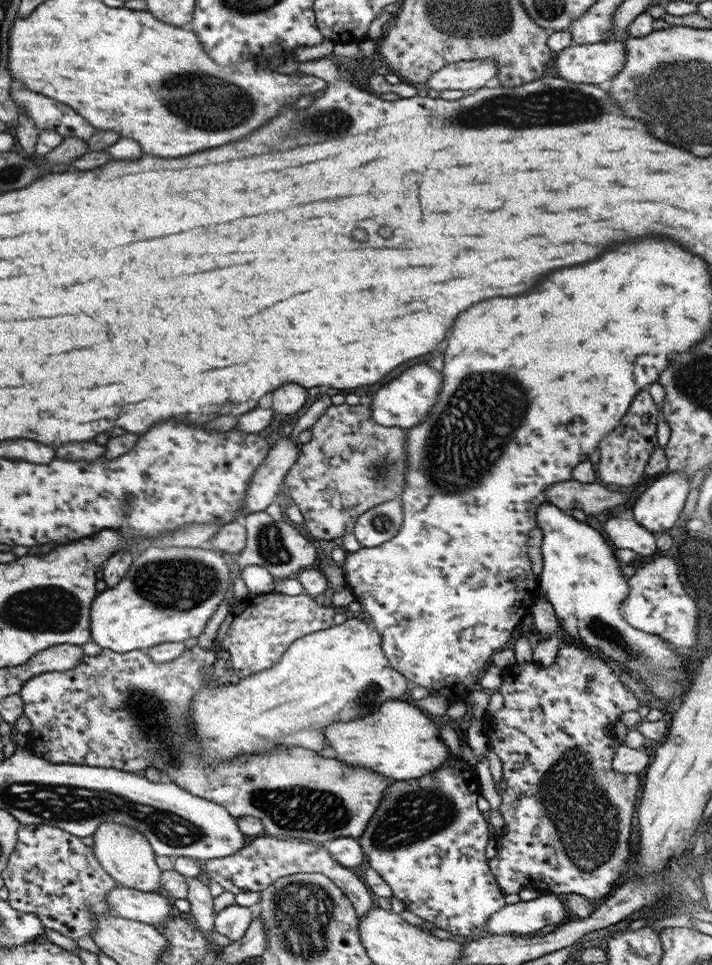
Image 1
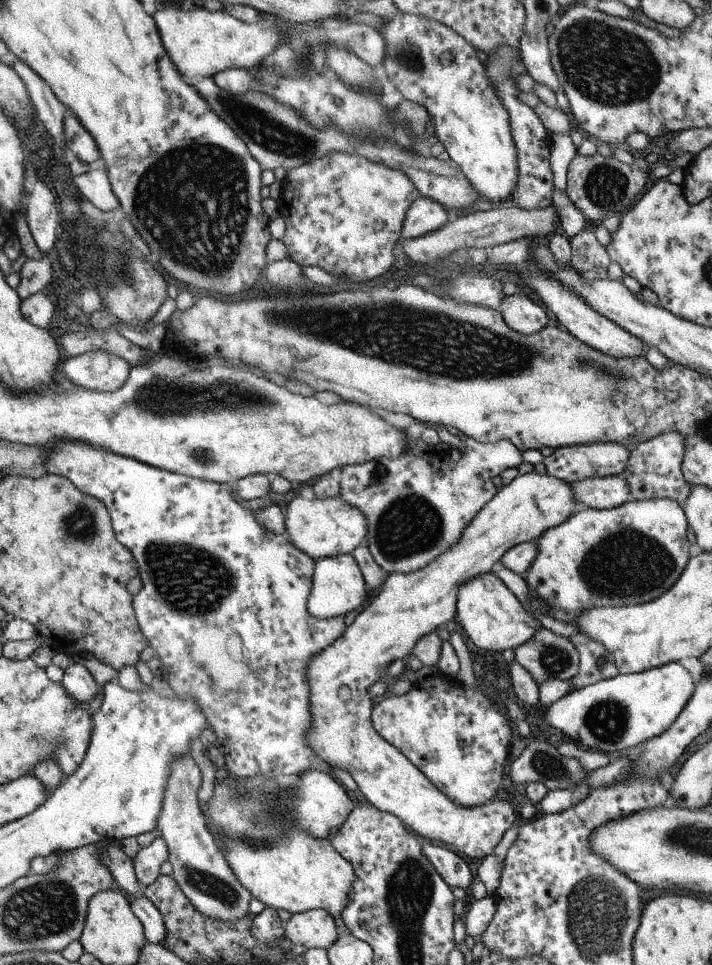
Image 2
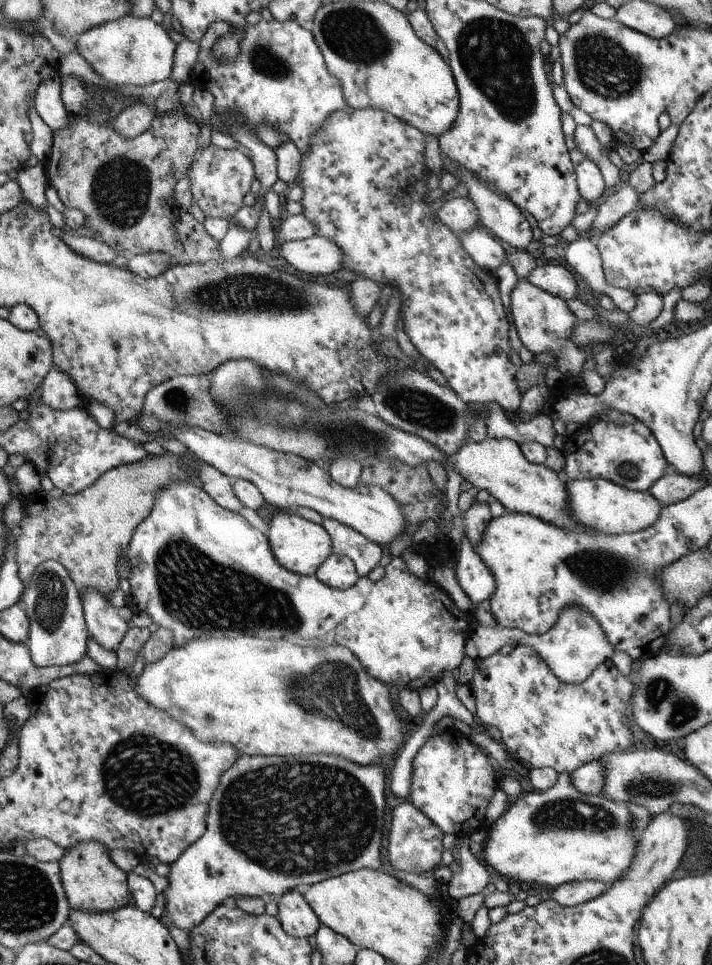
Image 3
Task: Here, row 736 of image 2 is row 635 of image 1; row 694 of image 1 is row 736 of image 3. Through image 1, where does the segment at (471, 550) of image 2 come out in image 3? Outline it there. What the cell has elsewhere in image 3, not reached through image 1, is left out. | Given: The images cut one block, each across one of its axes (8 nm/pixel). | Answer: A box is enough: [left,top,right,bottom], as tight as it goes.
[135,635,402,764]

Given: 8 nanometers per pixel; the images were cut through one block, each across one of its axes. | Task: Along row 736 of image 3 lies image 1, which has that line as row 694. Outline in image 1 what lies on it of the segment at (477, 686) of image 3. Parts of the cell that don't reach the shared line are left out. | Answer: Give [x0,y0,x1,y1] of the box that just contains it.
[481,643,641,901]

